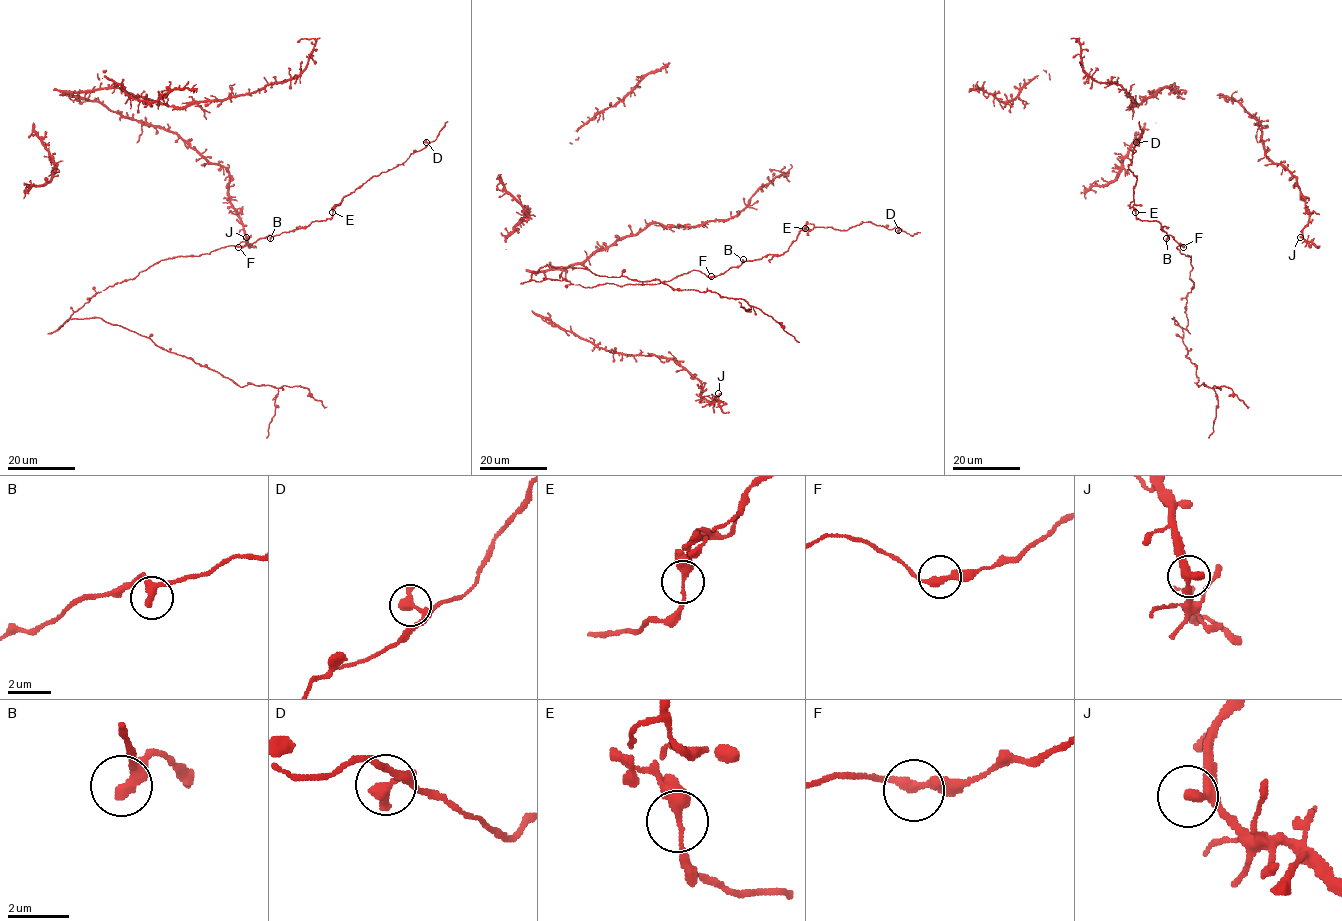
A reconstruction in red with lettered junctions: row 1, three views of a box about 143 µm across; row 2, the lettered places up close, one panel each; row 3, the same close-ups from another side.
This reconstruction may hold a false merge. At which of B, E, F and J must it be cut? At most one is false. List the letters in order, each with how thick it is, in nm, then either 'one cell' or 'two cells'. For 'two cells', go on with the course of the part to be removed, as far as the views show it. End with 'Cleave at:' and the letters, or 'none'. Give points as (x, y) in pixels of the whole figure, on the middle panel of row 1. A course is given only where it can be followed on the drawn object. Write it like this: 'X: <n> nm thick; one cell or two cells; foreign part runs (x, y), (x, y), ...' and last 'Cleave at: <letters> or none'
B: 300 nm thick; one cell
E: 320 nm thick; one cell
F: 300 nm thick; one cell
J: 320 nm thick; one cell
Cleave at: none

